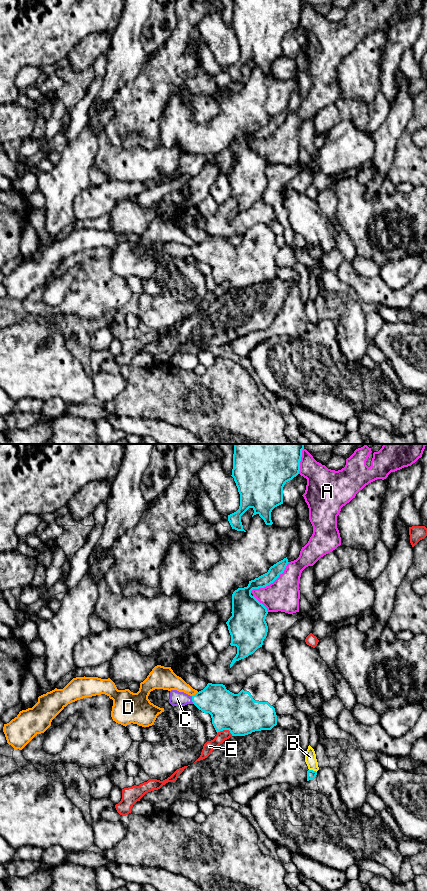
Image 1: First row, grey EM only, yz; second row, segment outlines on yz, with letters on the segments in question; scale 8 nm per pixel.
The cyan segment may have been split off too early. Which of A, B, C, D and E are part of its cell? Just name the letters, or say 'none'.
C

